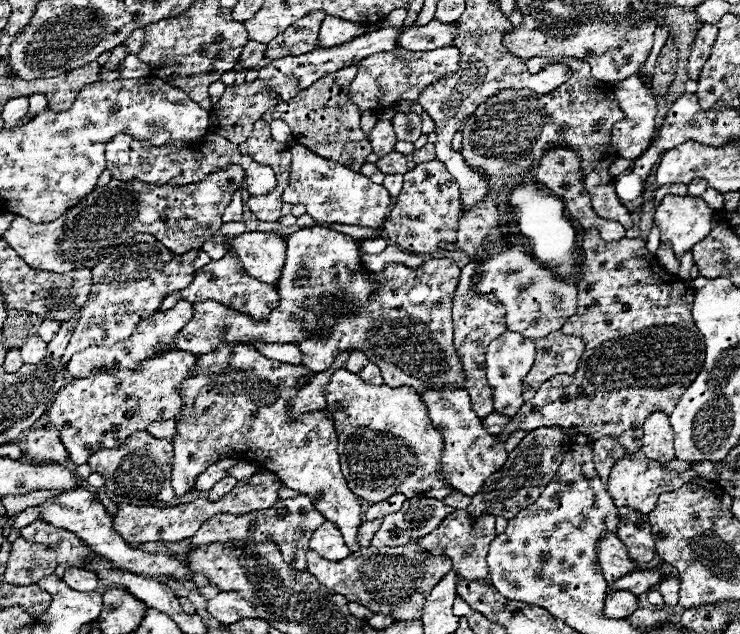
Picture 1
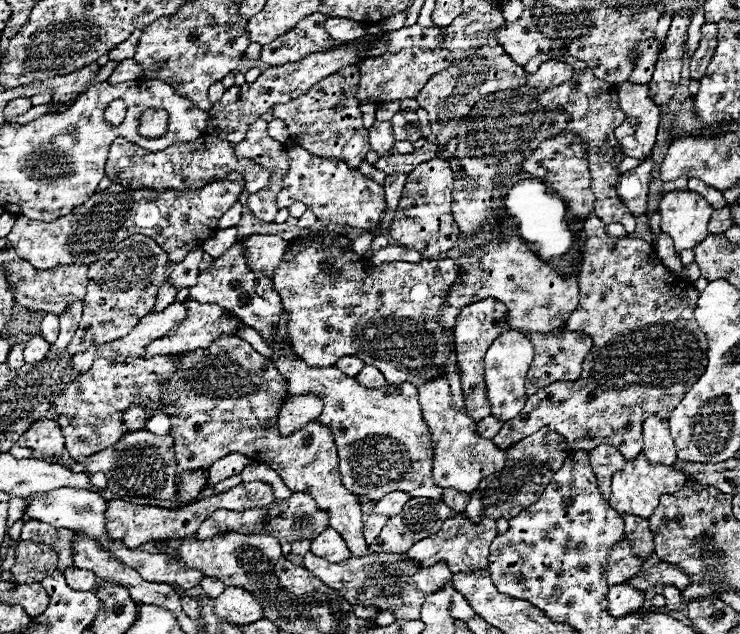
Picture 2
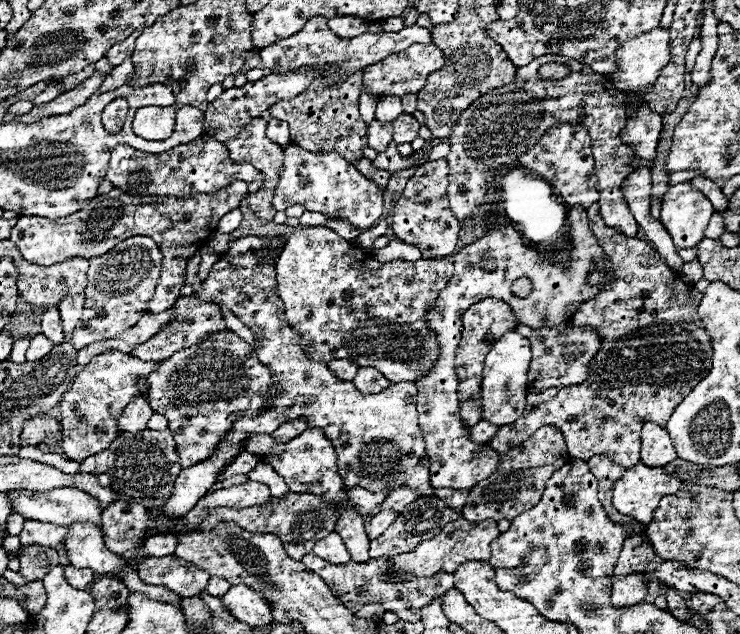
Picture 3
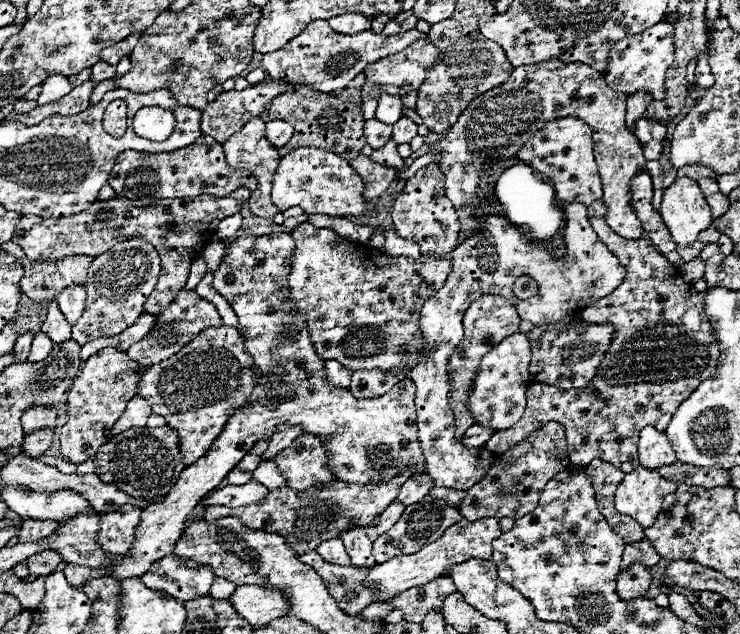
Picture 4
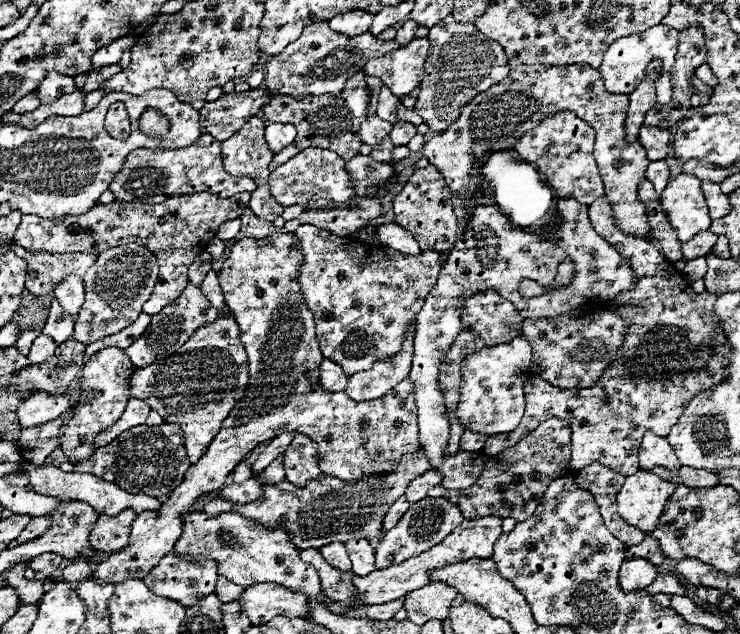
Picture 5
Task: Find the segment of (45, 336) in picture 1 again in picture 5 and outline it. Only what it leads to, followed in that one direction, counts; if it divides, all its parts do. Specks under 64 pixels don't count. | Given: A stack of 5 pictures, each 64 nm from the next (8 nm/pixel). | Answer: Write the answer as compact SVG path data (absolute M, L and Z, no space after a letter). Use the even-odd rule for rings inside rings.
M54 300L52 306L50 306L50 314L48 314L46 326L42 328L42 334L54 338L56 344L62 344L62 342L66 342L66 340L72 336L72 332L74 332L74 322L76 322L76 318L74 318L72 314L68 314L68 312L60 306L58 300Z

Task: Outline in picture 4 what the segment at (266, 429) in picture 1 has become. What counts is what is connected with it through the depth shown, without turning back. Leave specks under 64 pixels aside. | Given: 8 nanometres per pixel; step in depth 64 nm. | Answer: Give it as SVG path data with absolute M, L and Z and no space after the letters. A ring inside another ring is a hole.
M222 324L222 326L202 330L180 352L176 352L168 360L162 360L162 362L150 366L146 372L142 372L136 396L148 400L152 410L158 412L158 416L164 416L170 428L178 430L184 462L186 462L186 466L190 466L190 464L194 464L194 460L202 458L208 452L210 444L218 438L218 434L222 432L226 420L234 414L234 410L246 406L254 386L256 386L256 374L252 372L250 354L244 352L244 340L242 340L240 332L234 326ZM302 434L302 438L296 438L294 444L274 456L274 462L288 480L288 486L298 492L308 490L314 484L328 484L336 480L326 468L328 454L314 434ZM352 528L342 536L346 552L352 558L352 566L356 568L372 568L376 562L372 558L372 540L366 536L364 528Z

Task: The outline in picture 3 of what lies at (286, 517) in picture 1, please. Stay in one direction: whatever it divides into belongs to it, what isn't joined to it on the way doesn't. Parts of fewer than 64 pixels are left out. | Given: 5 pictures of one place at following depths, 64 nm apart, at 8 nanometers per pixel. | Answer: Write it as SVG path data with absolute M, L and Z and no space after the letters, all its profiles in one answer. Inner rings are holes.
M288 492L288 496L270 498L268 504L262 504L258 508L240 508L240 510L236 510L236 508L214 508L214 512L204 518L200 528L202 528L202 532L210 532L210 528L214 524L220 524L220 522L236 522L240 528L246 528L250 532L276 534L276 536L280 536L288 556L292 556L294 560L300 560L306 552L310 552L314 548L316 540L322 540L330 532L336 530L338 510L334 504L324 502L316 494Z

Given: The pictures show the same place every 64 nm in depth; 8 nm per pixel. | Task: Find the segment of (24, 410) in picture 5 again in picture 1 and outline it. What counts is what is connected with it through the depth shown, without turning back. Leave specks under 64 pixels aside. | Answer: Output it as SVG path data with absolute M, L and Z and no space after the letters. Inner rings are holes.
M44 426L26 432L20 438L20 448L24 450L24 460L34 460L38 464L42 464L42 460L56 462L56 460L64 460L68 456L58 432L48 430Z

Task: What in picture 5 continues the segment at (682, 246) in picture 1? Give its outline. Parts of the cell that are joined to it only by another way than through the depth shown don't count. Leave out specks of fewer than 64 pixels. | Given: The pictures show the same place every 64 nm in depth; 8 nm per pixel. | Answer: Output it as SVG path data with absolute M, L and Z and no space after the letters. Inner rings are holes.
M680 174L668 182L660 196L664 212L678 230L680 242L692 240L698 232L710 228L708 206L702 194L702 180L692 174Z

